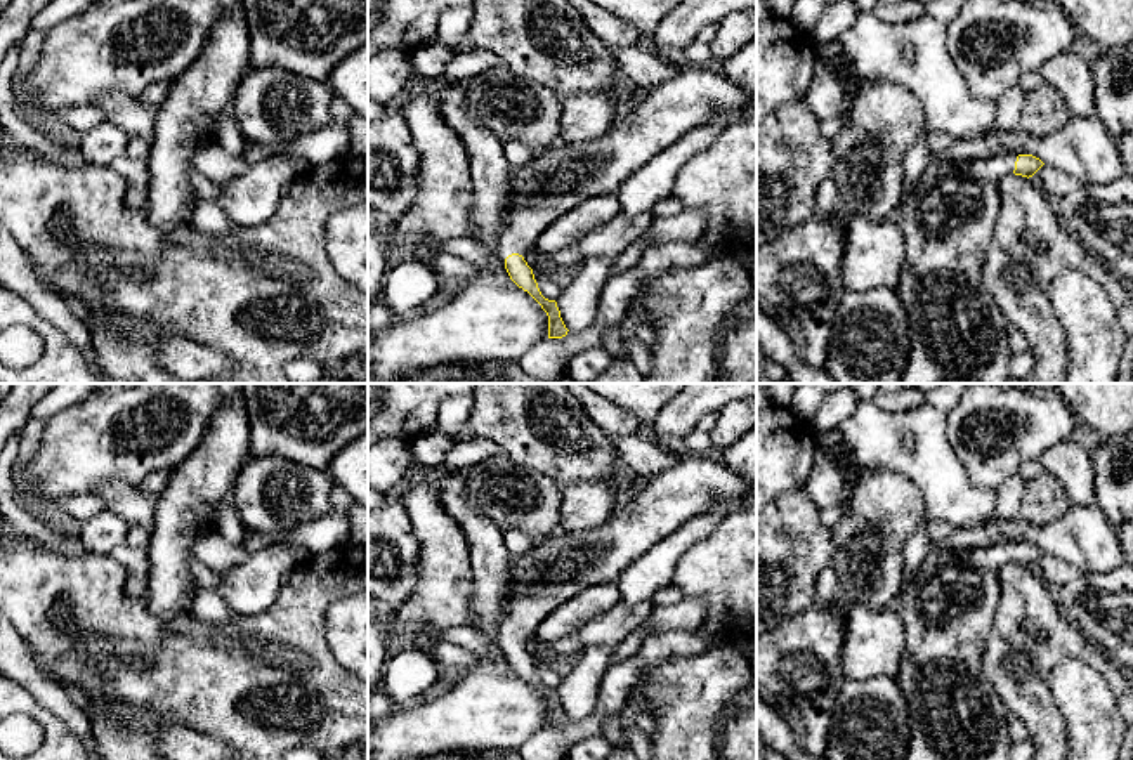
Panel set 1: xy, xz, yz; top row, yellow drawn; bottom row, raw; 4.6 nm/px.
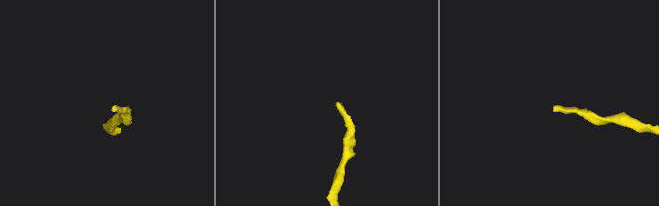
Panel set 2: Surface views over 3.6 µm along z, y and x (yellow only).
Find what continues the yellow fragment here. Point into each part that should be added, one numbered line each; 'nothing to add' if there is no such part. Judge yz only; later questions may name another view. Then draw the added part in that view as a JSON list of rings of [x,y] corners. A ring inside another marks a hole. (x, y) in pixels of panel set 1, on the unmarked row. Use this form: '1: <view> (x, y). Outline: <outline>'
1: yz (948, 606). Outline: [[[1010,541],[979,548],[927,548],[895,611],[904,625],[897,684],[909,711],[904,760],[1010,760],[1008,710],[982,670],[984,649],[1001,597],[998,571],[1015,559]]]

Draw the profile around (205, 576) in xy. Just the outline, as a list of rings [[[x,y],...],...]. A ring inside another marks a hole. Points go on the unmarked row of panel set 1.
[[[196,555],[189,559],[189,569],[200,586],[215,590],[220,585],[219,573],[205,566]]]

